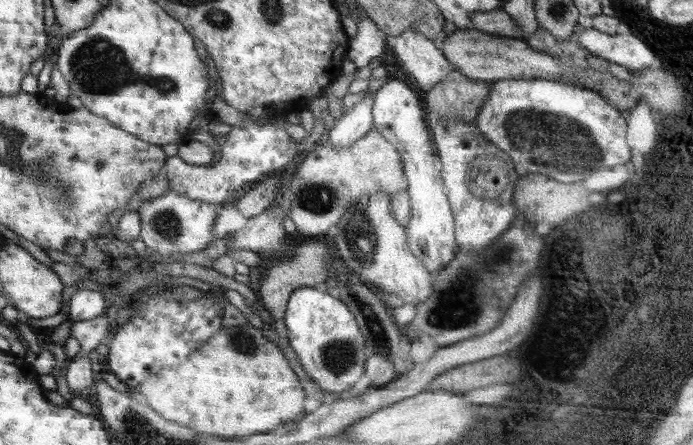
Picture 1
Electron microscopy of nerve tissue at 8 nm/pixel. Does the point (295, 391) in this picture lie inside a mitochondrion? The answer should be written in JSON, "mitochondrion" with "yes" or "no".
{"mitochondrion":"no"}

